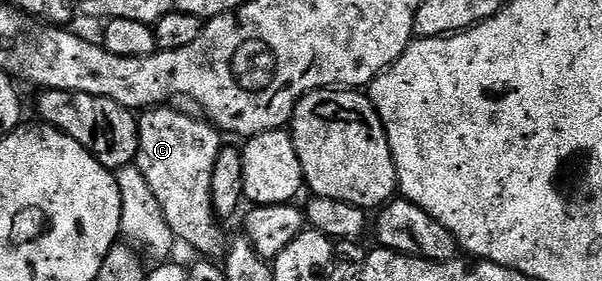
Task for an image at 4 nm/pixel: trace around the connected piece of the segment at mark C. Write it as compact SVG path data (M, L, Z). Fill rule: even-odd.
M159 106L141 113L138 120L138 158L136 167L142 171L148 186L152 186L152 194L156 194L156 202L160 202L160 210L174 231L175 237L182 240L190 248L195 248L202 258L222 258L226 255L228 235L221 228L220 217L212 206L212 170L216 166L216 158L224 147L224 136L209 120L189 116L186 112L177 112L174 106Z

